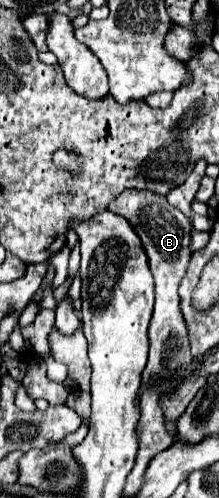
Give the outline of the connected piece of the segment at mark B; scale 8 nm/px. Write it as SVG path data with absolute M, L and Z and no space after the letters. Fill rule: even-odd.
M126 189L122 191L110 205L110 211L118 211L118 215L126 215L130 223L134 223L134 229L138 231L138 237L142 239L142 245L146 247L150 271L156 281L156 305L154 315L150 321L148 337L150 337L150 357L146 363L146 369L142 371L142 387L138 391L136 401L140 401L140 395L144 389L152 387L152 375L158 375L160 381L170 379L178 369L186 369L192 363L190 353L190 341L188 341L188 327L180 311L180 295L178 287L180 281L186 275L188 263L190 263L190 243L192 243L192 221L178 211L176 207L170 207L166 199L158 193L152 193L148 189Z

